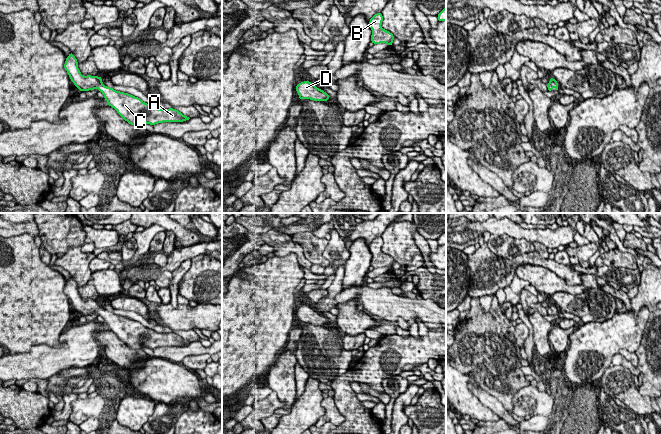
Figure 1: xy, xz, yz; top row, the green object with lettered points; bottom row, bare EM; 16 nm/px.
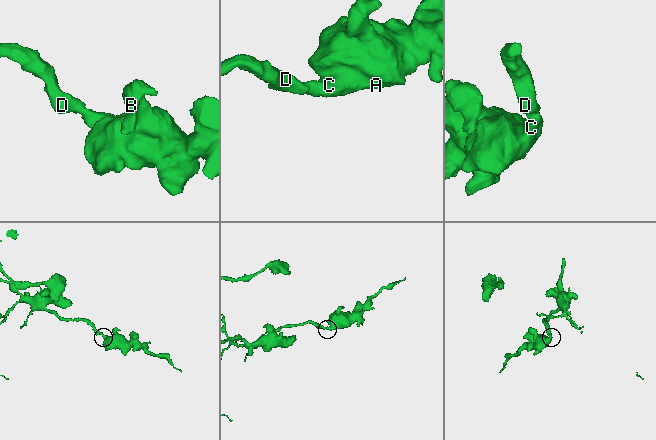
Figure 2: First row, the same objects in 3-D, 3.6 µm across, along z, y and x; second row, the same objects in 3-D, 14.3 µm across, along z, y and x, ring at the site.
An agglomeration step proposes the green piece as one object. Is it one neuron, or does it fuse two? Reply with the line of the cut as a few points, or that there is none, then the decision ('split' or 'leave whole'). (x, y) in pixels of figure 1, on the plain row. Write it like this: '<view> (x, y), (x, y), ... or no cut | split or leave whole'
no cut | leave whole

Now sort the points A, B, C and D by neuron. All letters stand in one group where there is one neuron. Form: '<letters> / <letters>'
A B C D

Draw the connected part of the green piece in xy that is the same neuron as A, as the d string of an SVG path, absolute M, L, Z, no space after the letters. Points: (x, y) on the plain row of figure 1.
M72 276L65 284L64 293L79 315L97 313L102 316L107 328L131 349L138 350L143 347L155 349L163 346L183 346L190 343L174 332L158 333L138 321L107 311L103 308L102 301L83 300Z

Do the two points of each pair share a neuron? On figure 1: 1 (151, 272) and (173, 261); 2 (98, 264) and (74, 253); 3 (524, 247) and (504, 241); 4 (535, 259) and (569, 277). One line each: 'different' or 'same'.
1: same
2: different
3: same
4: same

